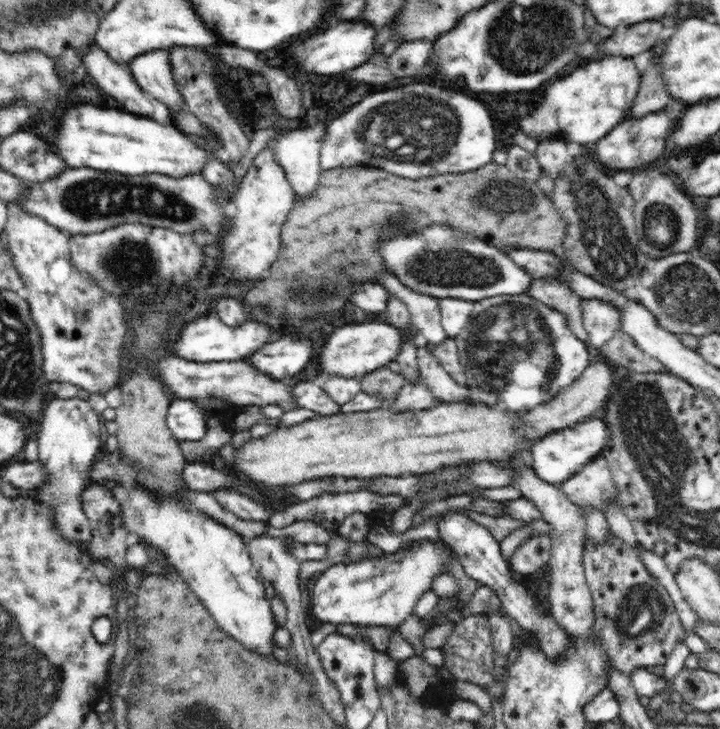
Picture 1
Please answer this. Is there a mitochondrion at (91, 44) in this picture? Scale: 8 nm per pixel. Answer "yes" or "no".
no

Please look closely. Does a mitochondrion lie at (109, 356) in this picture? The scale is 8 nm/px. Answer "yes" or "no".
no

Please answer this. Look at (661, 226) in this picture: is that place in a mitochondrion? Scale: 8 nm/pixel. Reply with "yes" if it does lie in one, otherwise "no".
yes

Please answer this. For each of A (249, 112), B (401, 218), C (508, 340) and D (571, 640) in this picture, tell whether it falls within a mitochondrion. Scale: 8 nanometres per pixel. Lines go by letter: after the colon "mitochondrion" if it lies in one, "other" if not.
A: other
B: mitochondrion
C: mitochondrion
D: other

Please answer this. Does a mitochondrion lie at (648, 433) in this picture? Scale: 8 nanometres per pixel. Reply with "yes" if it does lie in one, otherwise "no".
yes

